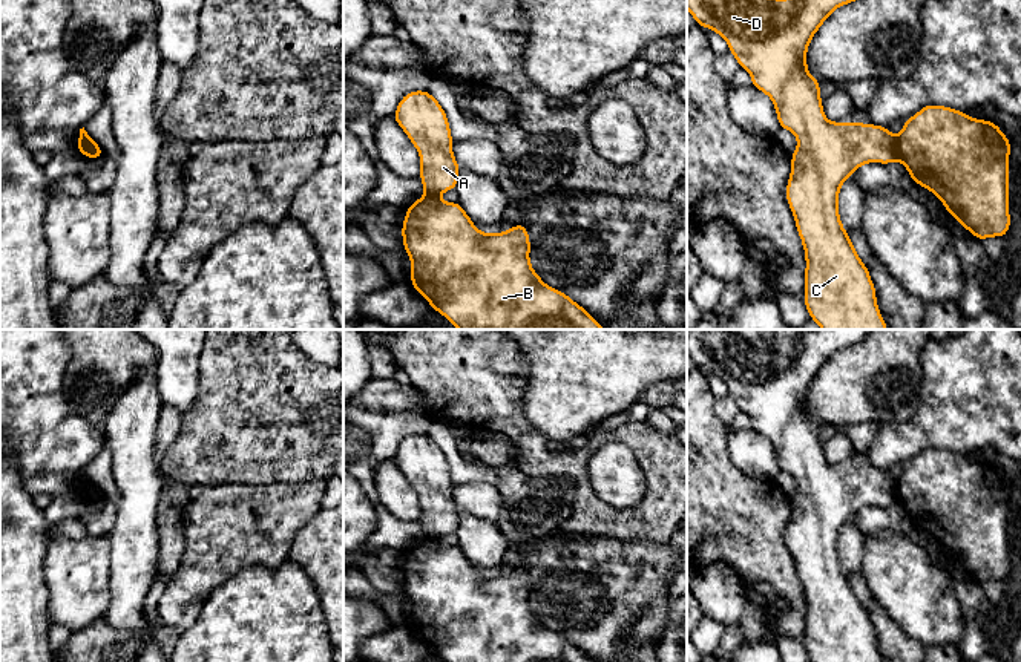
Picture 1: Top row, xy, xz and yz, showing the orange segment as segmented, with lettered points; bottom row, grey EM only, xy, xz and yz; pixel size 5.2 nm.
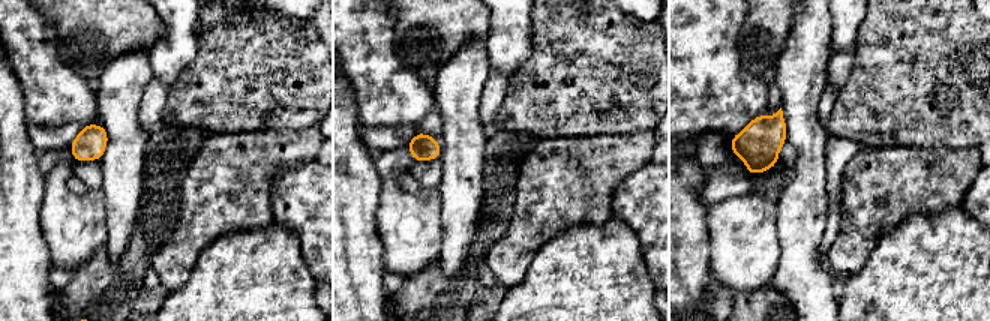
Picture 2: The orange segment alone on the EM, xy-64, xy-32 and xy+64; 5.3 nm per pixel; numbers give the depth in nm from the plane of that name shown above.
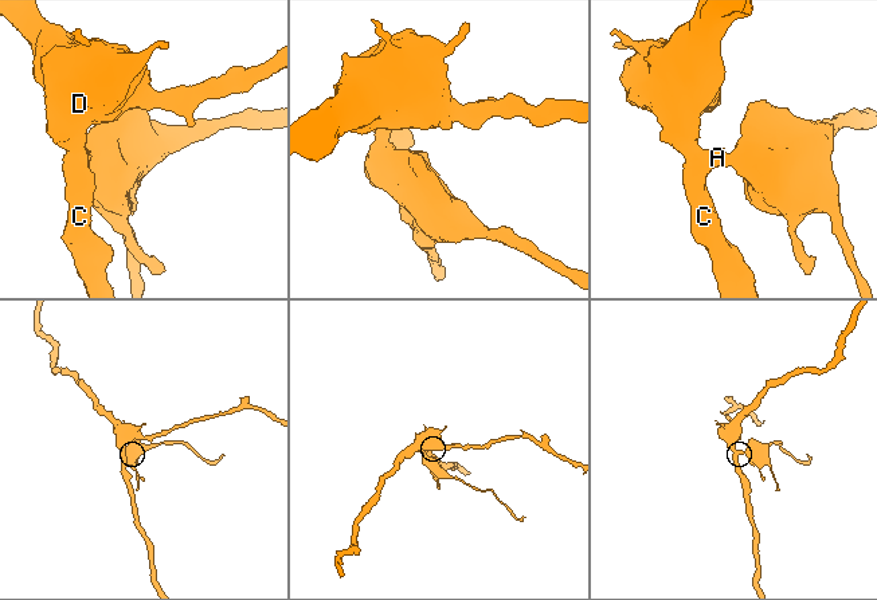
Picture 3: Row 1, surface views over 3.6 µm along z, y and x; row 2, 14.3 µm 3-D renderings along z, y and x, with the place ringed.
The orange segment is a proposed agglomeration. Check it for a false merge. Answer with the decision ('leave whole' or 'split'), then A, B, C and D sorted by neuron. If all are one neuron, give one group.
split | A C D / B

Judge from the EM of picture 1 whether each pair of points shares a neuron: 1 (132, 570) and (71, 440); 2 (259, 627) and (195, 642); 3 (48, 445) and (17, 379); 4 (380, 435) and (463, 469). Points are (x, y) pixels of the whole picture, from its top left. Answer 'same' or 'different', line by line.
1: different
2: same
3: same
4: same

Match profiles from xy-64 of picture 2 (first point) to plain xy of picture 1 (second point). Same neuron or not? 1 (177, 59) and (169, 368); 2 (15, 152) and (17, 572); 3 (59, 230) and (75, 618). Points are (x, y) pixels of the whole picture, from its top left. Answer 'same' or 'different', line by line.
1: same
2: same
3: same

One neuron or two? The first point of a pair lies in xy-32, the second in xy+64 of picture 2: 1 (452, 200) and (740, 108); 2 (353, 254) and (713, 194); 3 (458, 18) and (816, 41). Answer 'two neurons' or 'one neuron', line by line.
1: two neurons
2: two neurons
3: two neurons

